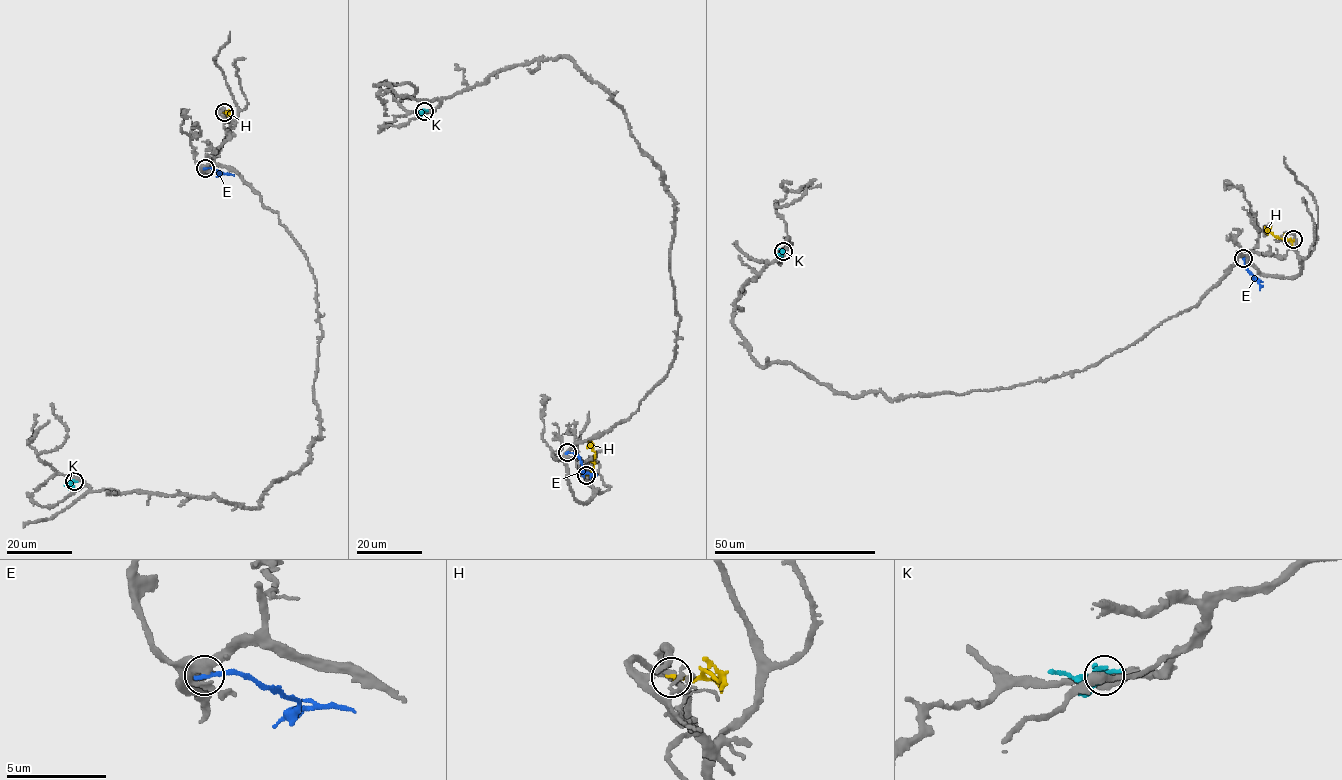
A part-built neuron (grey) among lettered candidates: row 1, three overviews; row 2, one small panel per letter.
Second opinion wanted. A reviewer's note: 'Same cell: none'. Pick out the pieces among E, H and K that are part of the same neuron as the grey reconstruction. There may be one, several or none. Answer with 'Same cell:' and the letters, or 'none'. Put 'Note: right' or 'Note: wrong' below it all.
Same cell: H
Note: wrong

